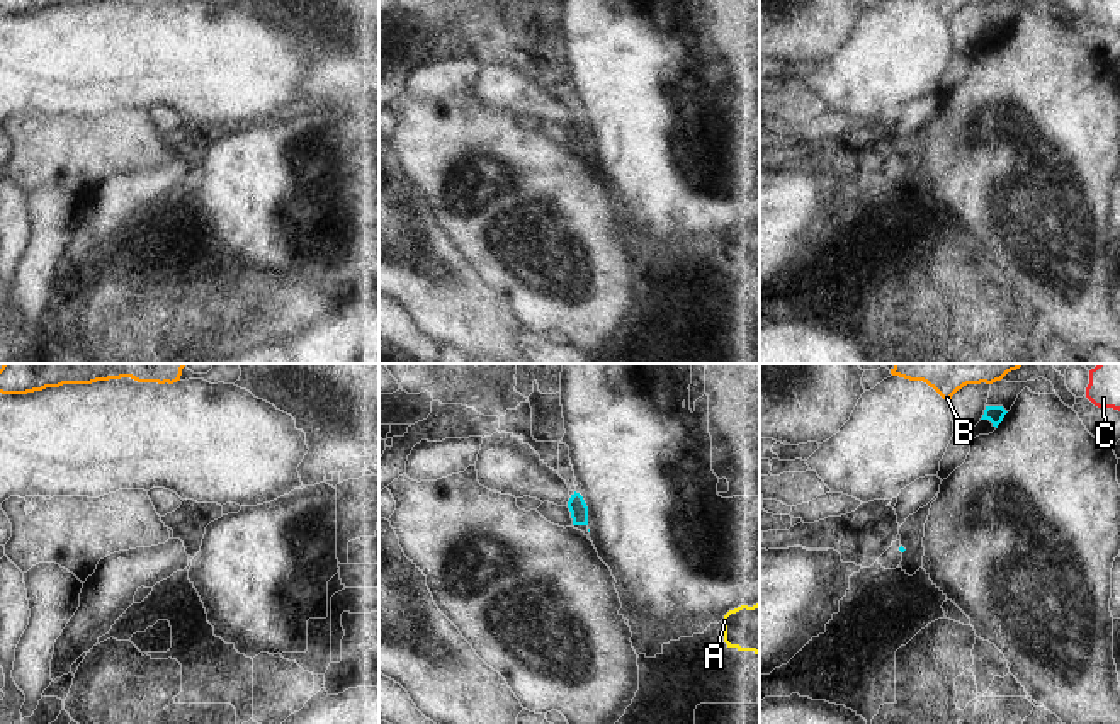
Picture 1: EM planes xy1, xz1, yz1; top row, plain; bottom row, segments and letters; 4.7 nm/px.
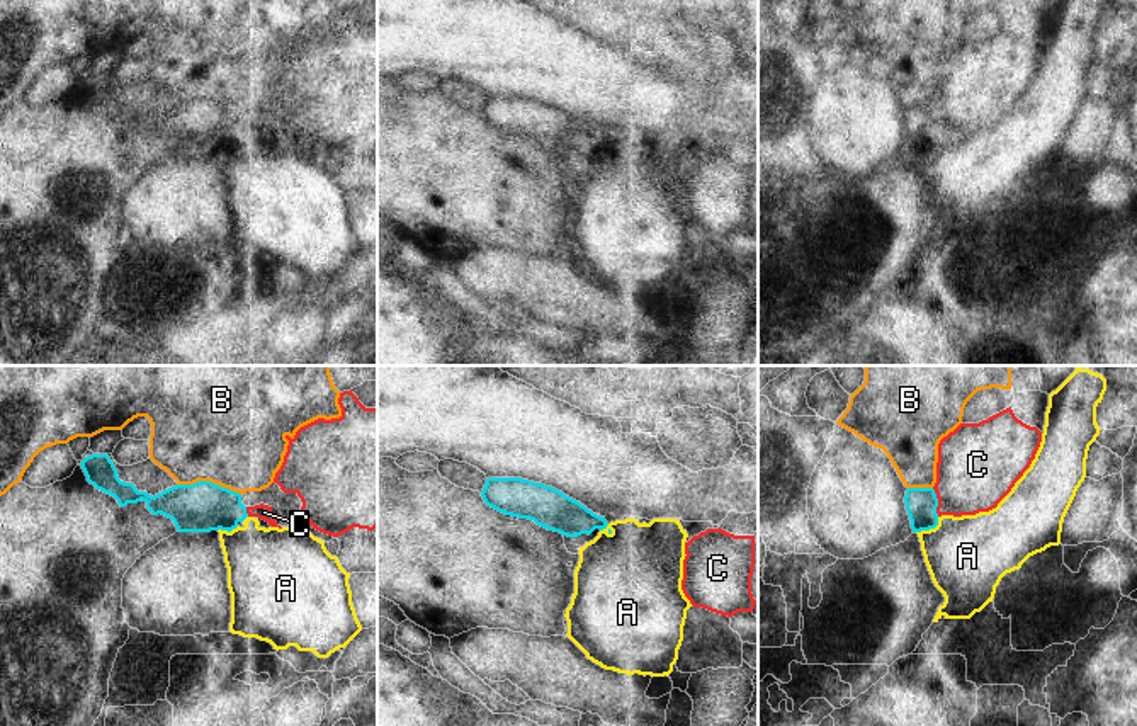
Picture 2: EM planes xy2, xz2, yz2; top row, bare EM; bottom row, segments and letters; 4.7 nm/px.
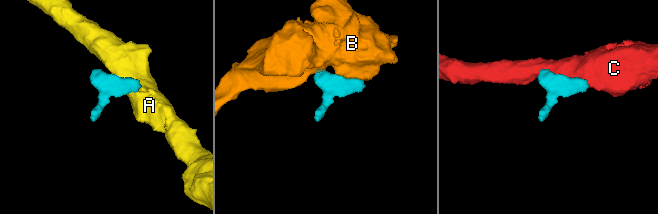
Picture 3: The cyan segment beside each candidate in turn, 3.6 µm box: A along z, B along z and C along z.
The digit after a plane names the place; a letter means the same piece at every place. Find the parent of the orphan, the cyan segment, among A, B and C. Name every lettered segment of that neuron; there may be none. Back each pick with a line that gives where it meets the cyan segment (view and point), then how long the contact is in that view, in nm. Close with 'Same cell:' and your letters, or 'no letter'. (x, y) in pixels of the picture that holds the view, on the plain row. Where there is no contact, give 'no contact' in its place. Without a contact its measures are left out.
Same cell: no letter

